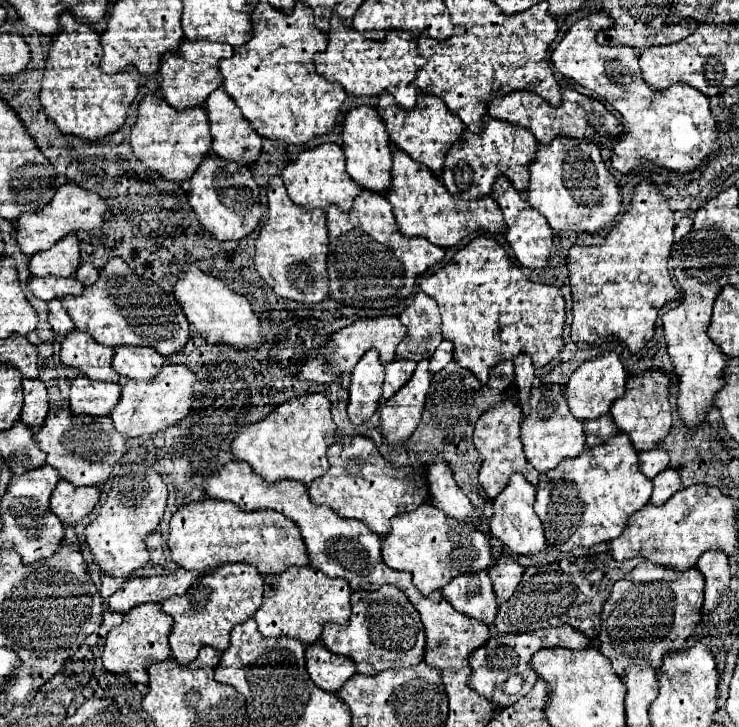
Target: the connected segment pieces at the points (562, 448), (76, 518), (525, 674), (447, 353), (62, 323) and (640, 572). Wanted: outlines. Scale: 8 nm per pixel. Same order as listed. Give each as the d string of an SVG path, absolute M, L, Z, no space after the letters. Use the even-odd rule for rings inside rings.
M542 384L538 388L532 388L530 392L530 414L522 422L522 444L526 460L538 470L548 472L558 466L564 458L576 458L580 456L580 450L586 446L586 436L580 420L574 420L570 414L570 408L566 404L562 386L558 384Z
M60 480L56 490L52 492L50 508L68 526L68 524L80 522L86 514L90 514L98 502L100 502L98 486L78 488L78 486L68 484L66 480Z
M560 626L560 628L542 628L542 630L534 630L534 632L526 632L526 634L496 634L488 640L488 644L476 648L470 656L470 688L474 692L478 692L480 696L484 696L486 700L490 700L492 704L496 704L496 708L508 708L512 706L516 700L520 700L526 692L532 690L532 686L538 680L538 674L530 668L530 660L532 656L540 650L540 648L548 648L548 646L560 646L560 648L570 648L570 650L582 650L590 646L590 640L586 640L586 636L582 636L580 632L576 632L572 626ZM512 674L520 674L524 678L522 682L522 690L516 696L504 696L502 692L502 684L508 676Z
M442 340L442 342L440 342L440 346L436 348L436 352L434 352L432 358L430 358L430 368L428 368L430 374L440 372L448 362L452 362L452 348L454 348L454 346L452 346L448 340Z
M50 300L48 302L48 322L50 322L52 330L58 336L66 336L68 332L74 330L74 322L70 320L70 316L64 310L64 306L62 306L60 300Z
M644 560L640 566L636 566L630 574L626 574L622 580L618 580L612 586L610 598L606 600L602 608L602 628L600 628L600 652L610 658L614 670L618 676L624 676L628 666L636 662L636 658L646 658L646 662L658 672L662 658L668 652L682 650L686 640L692 636L696 624L700 622L700 608L704 598L704 576L700 570L690 568L684 572L666 570L662 566L656 566L648 560Z

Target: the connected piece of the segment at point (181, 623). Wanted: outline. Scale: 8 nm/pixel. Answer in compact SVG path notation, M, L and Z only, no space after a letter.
M224 564L200 576L184 596L172 596L162 602L162 610L174 618L170 648L180 664L188 664L198 656L202 646L212 646L224 652L230 646L230 630L236 624L254 616L262 604L264 582L258 570L250 564Z

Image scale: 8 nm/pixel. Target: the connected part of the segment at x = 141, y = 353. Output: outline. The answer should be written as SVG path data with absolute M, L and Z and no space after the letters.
M120 346L112 358L112 368L124 378L152 380L164 366L164 356L152 352L152 348Z

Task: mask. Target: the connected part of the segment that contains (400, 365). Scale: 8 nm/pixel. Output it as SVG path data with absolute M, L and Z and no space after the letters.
M392 360L386 364L386 380L384 380L384 386L382 386L382 398L388 400L392 398L410 378L412 378L412 372L416 370L416 362L412 360Z

